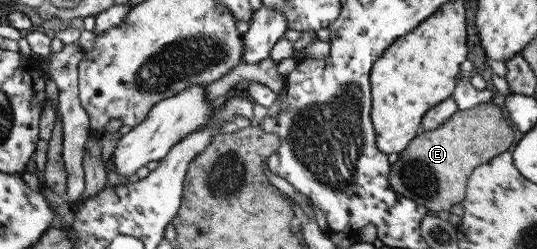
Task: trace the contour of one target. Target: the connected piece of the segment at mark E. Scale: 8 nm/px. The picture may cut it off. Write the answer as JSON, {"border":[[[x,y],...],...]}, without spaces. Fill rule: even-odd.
{"border":[[[491,102],[479,104],[469,110],[458,110],[449,120],[446,120],[435,130],[423,131],[416,135],[409,146],[398,153],[398,159],[390,165],[389,180],[391,186],[397,191],[423,206],[429,213],[447,211],[456,204],[462,203],[466,198],[466,186],[469,175],[479,165],[485,164],[499,153],[507,151],[513,140],[515,132],[503,119],[503,109]]]}

